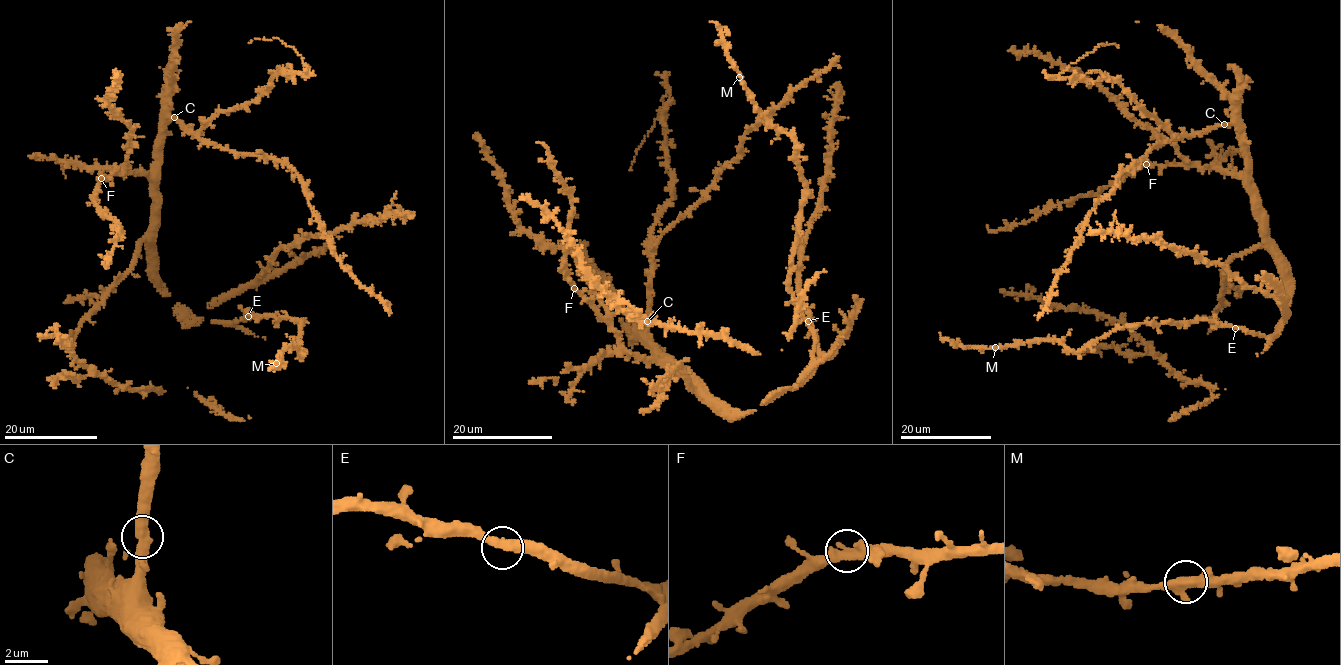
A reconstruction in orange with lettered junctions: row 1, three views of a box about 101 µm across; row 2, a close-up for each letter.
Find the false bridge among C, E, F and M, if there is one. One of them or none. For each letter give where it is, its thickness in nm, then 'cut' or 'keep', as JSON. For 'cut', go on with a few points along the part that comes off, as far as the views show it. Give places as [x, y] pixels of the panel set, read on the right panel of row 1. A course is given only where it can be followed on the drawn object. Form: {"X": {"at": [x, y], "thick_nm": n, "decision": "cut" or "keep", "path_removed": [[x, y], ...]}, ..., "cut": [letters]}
{"C": {"at": [1224, 124], "thick_nm": 440, "decision": "keep"}, "E": {"at": [1235, 328], "thick_nm": 400, "decision": "keep"}, "F": {"at": [1146, 164], "thick_nm": 440, "decision": "keep"}, "M": {"at": [995, 347], "thick_nm": 440, "decision": "keep"}, "cut": []}

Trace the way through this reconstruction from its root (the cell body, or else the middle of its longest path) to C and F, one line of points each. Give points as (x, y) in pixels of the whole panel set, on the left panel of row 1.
C: (153, 245), (154, 190), (159, 173), (163, 120), (173, 117)
F: (153, 245), (156, 206), (146, 175), (120, 171), (101, 178)

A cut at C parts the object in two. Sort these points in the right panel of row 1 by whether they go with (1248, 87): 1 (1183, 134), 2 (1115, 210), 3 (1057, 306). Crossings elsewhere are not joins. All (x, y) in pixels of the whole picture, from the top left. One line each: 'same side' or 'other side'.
1: other side
2: same side
3: same side

